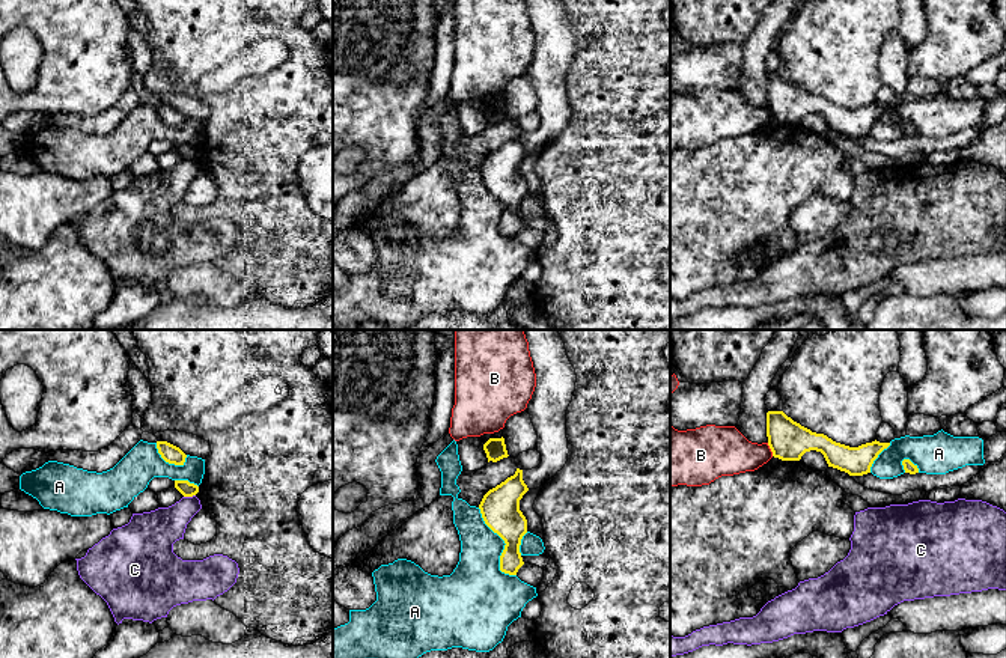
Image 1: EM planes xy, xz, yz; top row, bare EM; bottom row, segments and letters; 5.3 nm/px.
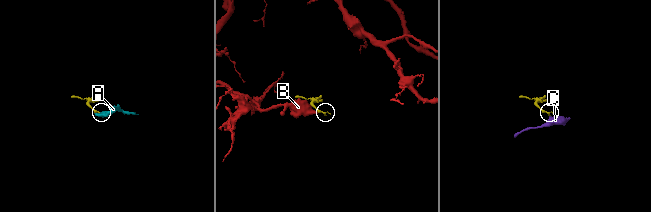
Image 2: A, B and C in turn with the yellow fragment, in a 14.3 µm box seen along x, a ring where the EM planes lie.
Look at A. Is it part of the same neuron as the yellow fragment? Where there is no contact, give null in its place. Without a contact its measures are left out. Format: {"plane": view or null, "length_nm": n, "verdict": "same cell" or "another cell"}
{"plane": "xz", "length_nm": 420, "verdict": "another cell"}

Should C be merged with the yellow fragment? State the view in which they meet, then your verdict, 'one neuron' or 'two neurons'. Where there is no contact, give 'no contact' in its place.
xy | two neurons

